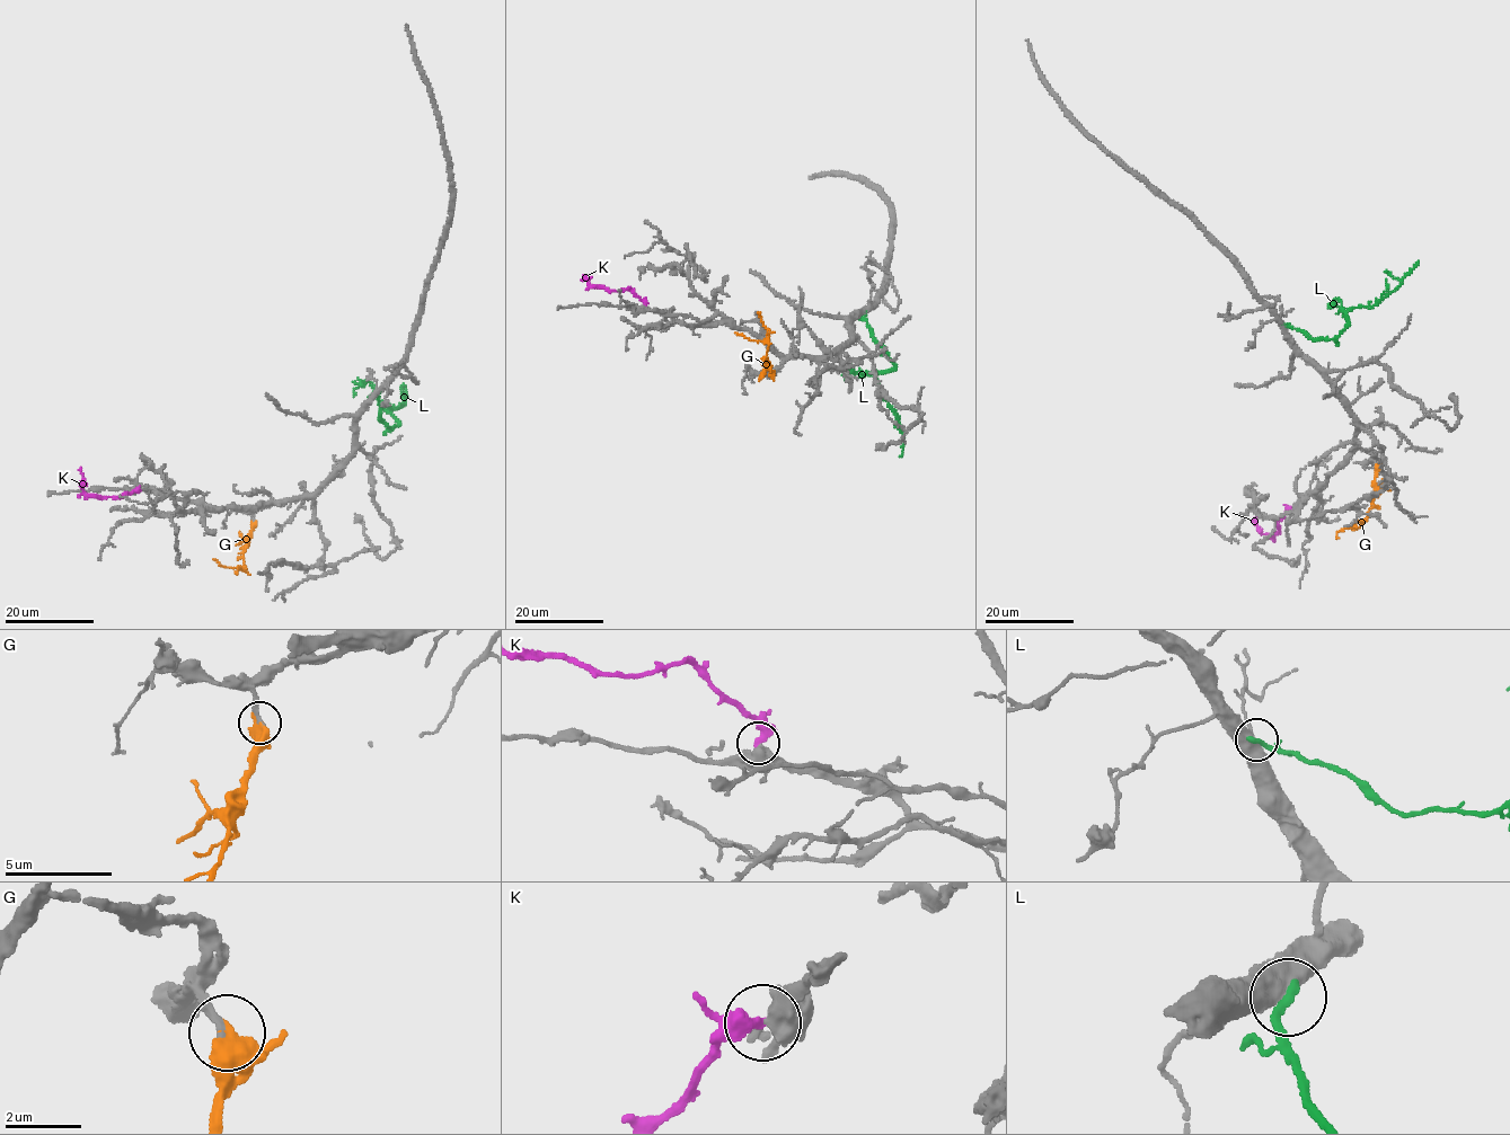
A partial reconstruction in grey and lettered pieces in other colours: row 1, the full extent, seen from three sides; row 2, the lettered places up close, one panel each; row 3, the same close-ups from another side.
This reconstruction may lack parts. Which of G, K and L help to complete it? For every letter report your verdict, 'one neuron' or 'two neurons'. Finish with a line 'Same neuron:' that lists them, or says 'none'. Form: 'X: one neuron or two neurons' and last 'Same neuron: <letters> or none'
G: one neuron
K: one neuron
L: two neurons
Same neuron: G, K

